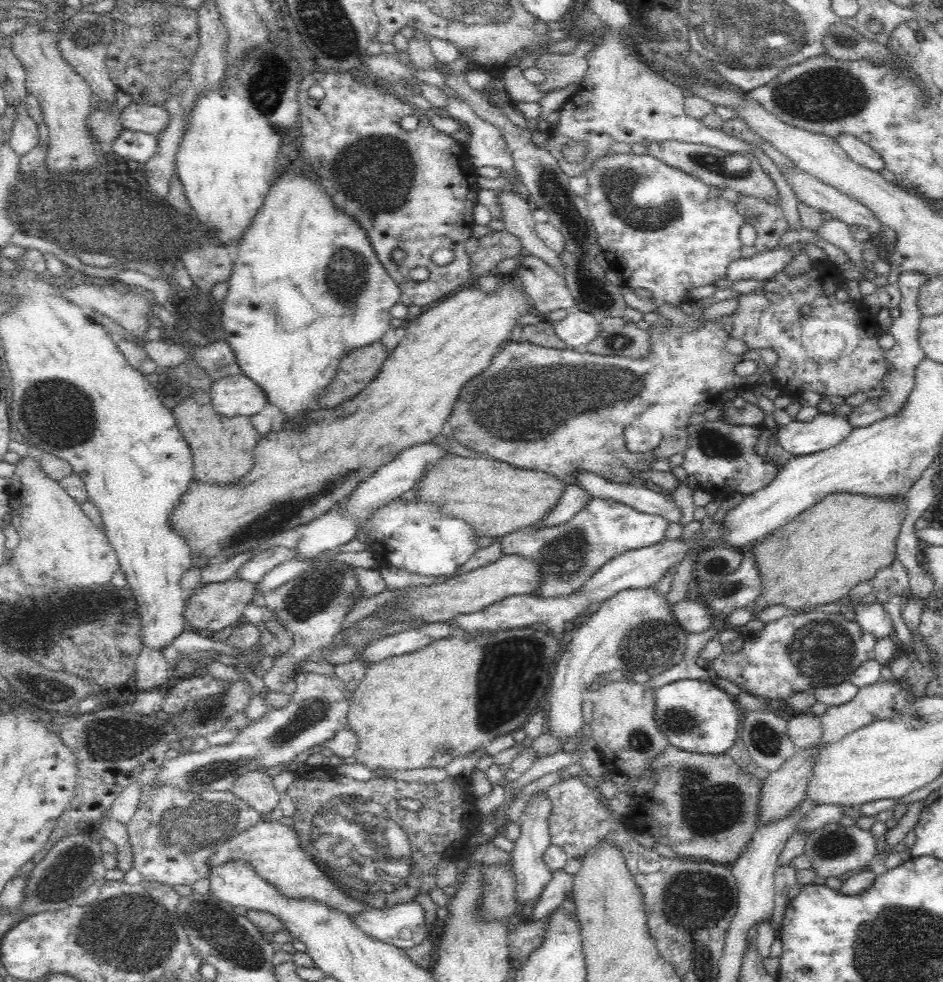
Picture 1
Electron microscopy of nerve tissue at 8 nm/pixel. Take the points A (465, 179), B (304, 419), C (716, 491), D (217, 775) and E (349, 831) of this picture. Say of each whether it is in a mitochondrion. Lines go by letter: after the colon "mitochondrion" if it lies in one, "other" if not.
A: other
B: other
C: other
D: mitochondrion
E: mitochondrion

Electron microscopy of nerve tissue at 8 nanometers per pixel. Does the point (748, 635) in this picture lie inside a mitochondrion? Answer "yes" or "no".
no

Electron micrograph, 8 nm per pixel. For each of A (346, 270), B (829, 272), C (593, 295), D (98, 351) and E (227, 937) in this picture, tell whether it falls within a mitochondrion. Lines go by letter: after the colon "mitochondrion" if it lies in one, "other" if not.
A: mitochondrion
B: other
C: mitochondrion
D: other
E: mitochondrion

